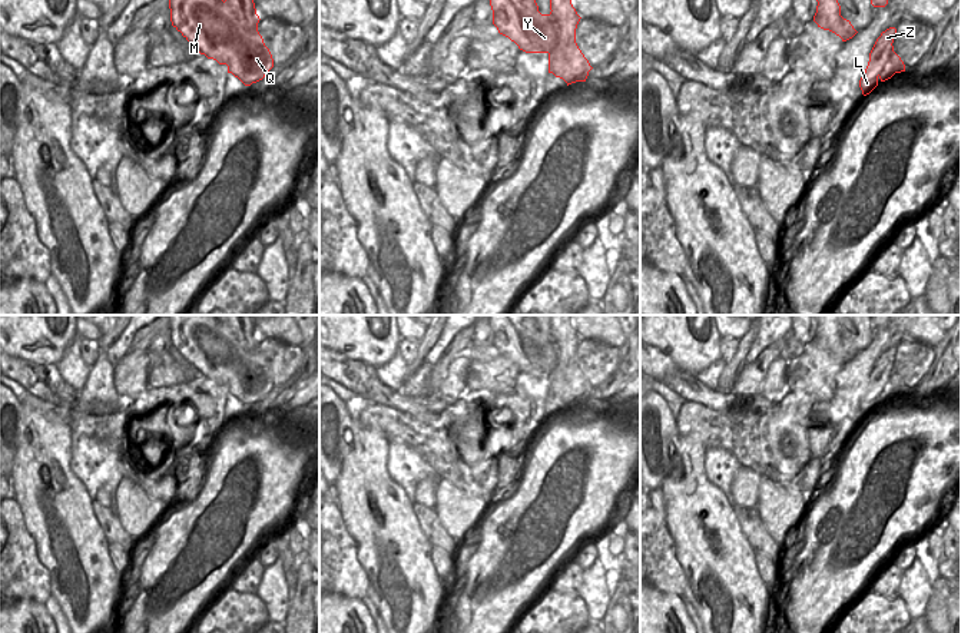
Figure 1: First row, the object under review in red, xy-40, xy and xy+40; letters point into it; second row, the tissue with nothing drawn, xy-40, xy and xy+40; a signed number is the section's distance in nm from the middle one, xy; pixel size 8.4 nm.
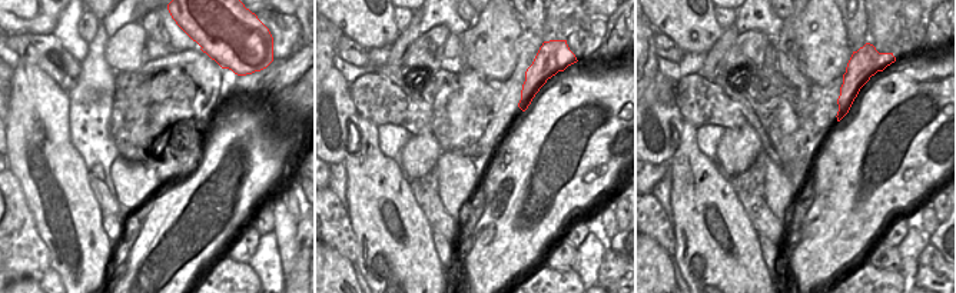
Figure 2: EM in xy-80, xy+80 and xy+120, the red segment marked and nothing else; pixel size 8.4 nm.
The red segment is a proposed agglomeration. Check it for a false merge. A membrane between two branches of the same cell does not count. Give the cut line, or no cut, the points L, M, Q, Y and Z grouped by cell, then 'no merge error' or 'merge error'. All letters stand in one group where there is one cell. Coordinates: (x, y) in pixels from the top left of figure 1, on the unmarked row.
xy (575, 363), (566, 370), (569, 390), (556, 397) | L Z / M Q Y | merge error

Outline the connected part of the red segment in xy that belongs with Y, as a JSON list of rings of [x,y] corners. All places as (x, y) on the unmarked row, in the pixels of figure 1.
[[[487,315],[493,331],[493,345],[498,354],[514,362],[526,374],[549,374],[560,358],[560,347],[550,332],[541,335],[531,316]]]

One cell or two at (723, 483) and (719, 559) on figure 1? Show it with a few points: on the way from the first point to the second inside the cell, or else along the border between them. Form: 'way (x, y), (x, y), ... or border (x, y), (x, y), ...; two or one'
border (705, 463), (705, 476), (723, 493), (732, 509); two

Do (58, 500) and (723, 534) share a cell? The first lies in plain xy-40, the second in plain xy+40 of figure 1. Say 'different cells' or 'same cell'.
same cell

